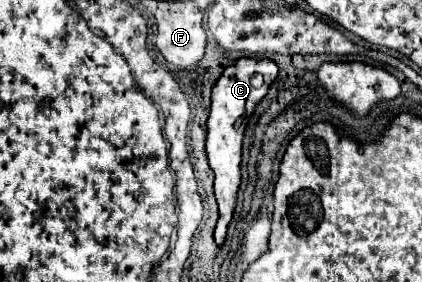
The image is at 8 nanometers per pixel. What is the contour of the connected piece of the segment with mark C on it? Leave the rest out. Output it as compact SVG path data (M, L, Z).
M241 58L233 66L225 68L217 80L211 94L211 114L207 120L207 156L209 166L215 172L215 196L219 204L219 222L215 228L215 244L221 248L225 244L227 226L233 220L237 190L241 184L241 146L249 118L253 116L257 104L265 98L271 84L277 78L277 64L271 60L251 60Z

